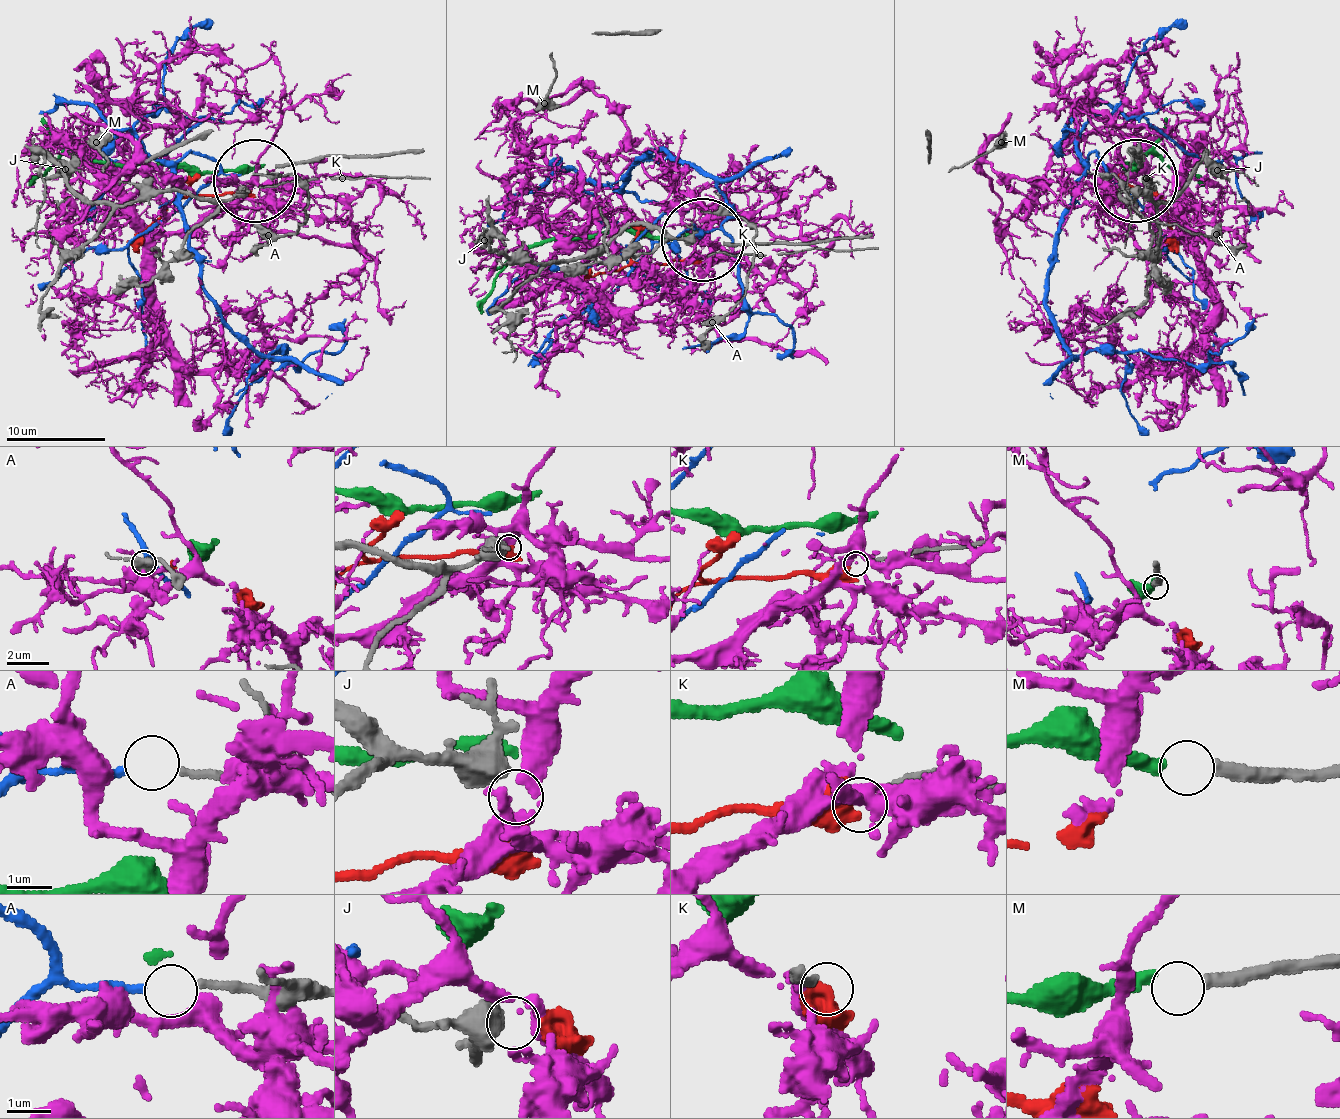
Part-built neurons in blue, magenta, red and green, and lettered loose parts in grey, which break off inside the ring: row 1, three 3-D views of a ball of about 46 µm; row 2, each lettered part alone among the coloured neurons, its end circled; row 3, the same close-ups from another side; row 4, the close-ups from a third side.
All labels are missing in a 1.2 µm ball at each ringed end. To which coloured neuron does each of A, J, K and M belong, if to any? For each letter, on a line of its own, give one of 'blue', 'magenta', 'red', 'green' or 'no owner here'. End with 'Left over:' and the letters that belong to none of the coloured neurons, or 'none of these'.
A: blue
J: no owner here
K: red
M: green
Left over: J

